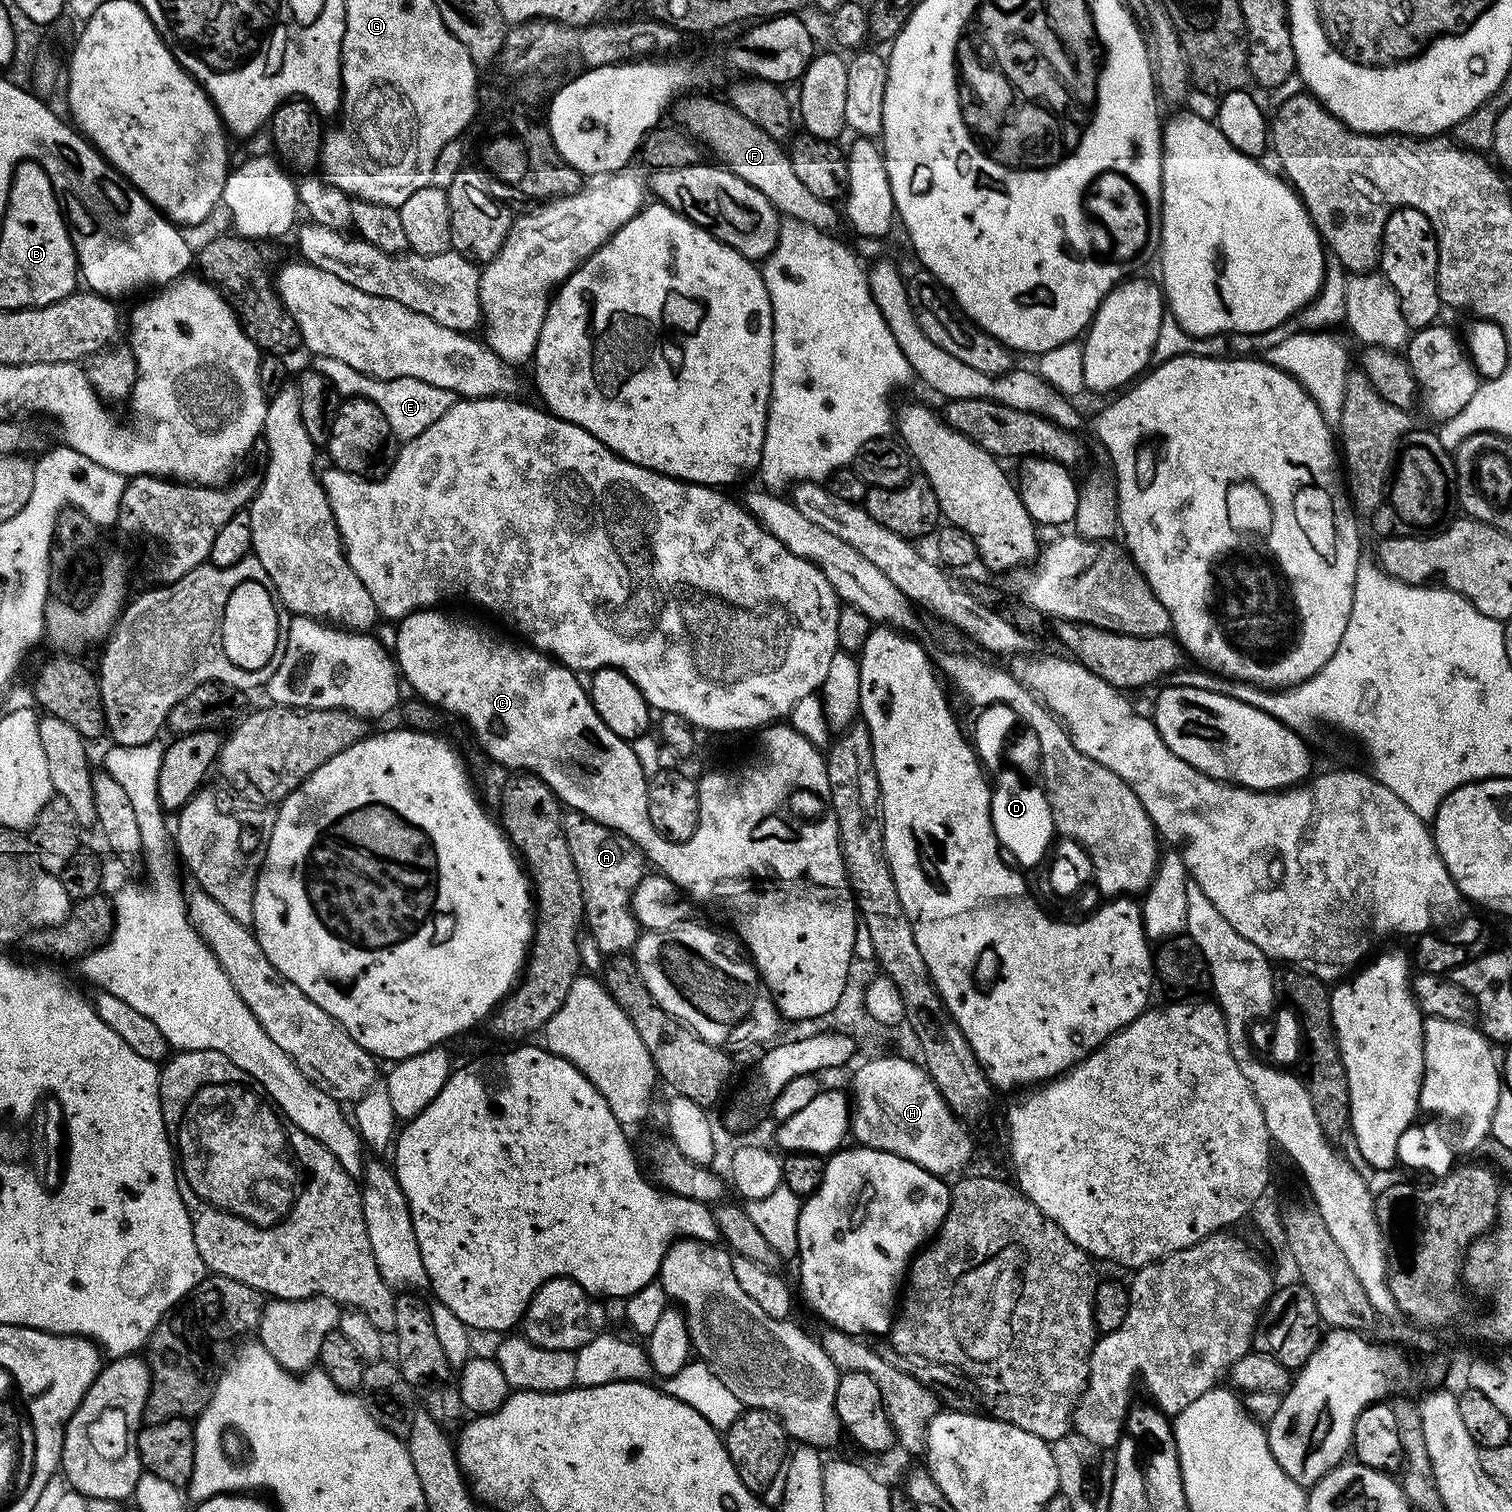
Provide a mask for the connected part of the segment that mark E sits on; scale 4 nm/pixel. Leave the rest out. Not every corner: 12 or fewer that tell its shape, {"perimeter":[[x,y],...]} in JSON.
{"perimeter":[[316,356],[341,397],[386,414],[392,435],[413,440],[434,426],[456,393],[418,378],[379,380]]}

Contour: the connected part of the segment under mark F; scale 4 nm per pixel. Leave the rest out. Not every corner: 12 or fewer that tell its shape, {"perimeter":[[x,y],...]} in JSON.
{"perimeter":[[723,99],[675,105],[683,131],[781,217],[835,229],[837,205],[794,171],[785,145]]}

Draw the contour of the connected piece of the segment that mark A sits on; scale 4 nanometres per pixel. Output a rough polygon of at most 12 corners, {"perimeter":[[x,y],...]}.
{"perimeter":[[581,812],[562,816],[583,923],[601,953],[636,943],[640,847]]}

